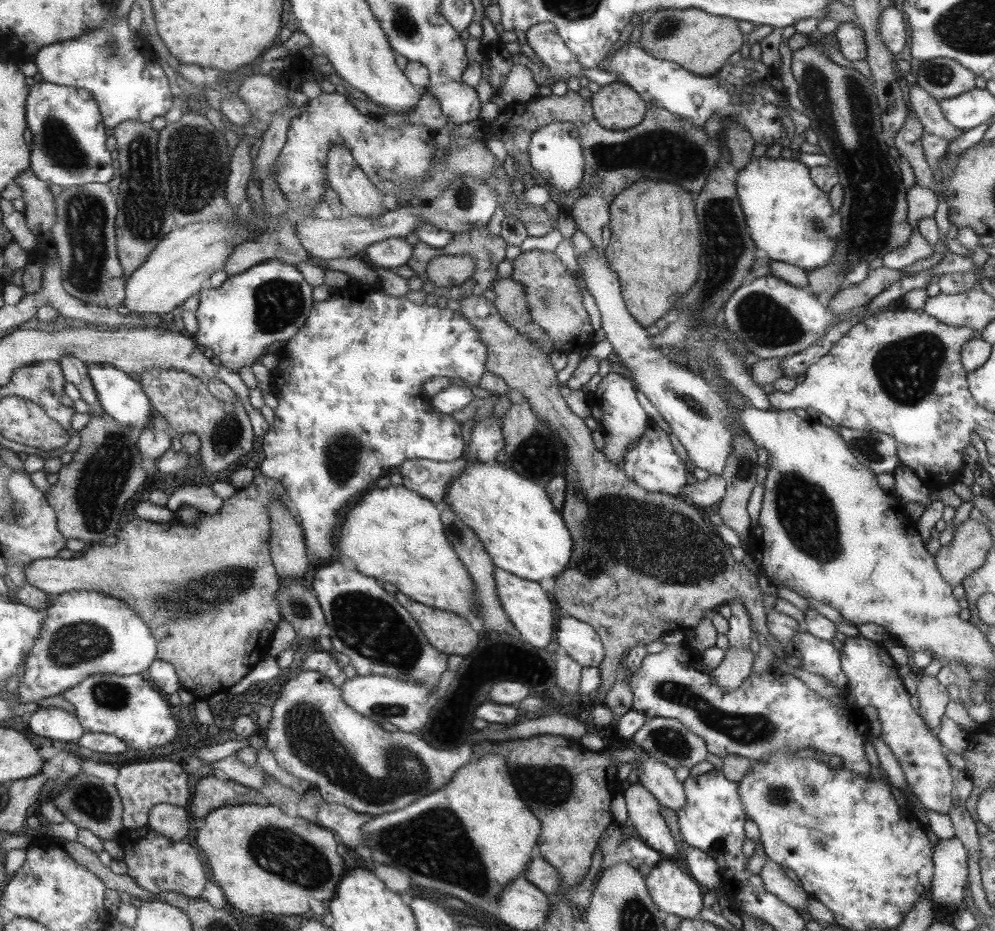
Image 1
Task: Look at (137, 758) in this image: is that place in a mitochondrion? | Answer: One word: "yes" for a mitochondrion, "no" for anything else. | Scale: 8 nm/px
no

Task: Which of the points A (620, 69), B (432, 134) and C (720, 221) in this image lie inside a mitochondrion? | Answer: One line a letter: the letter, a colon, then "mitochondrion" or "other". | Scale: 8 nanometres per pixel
A: other
B: other
C: mitochondrion

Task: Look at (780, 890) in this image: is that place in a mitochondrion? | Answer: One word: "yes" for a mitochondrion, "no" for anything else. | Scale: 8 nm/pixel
no

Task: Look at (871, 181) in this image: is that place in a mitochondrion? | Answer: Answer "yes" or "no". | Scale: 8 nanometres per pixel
yes

